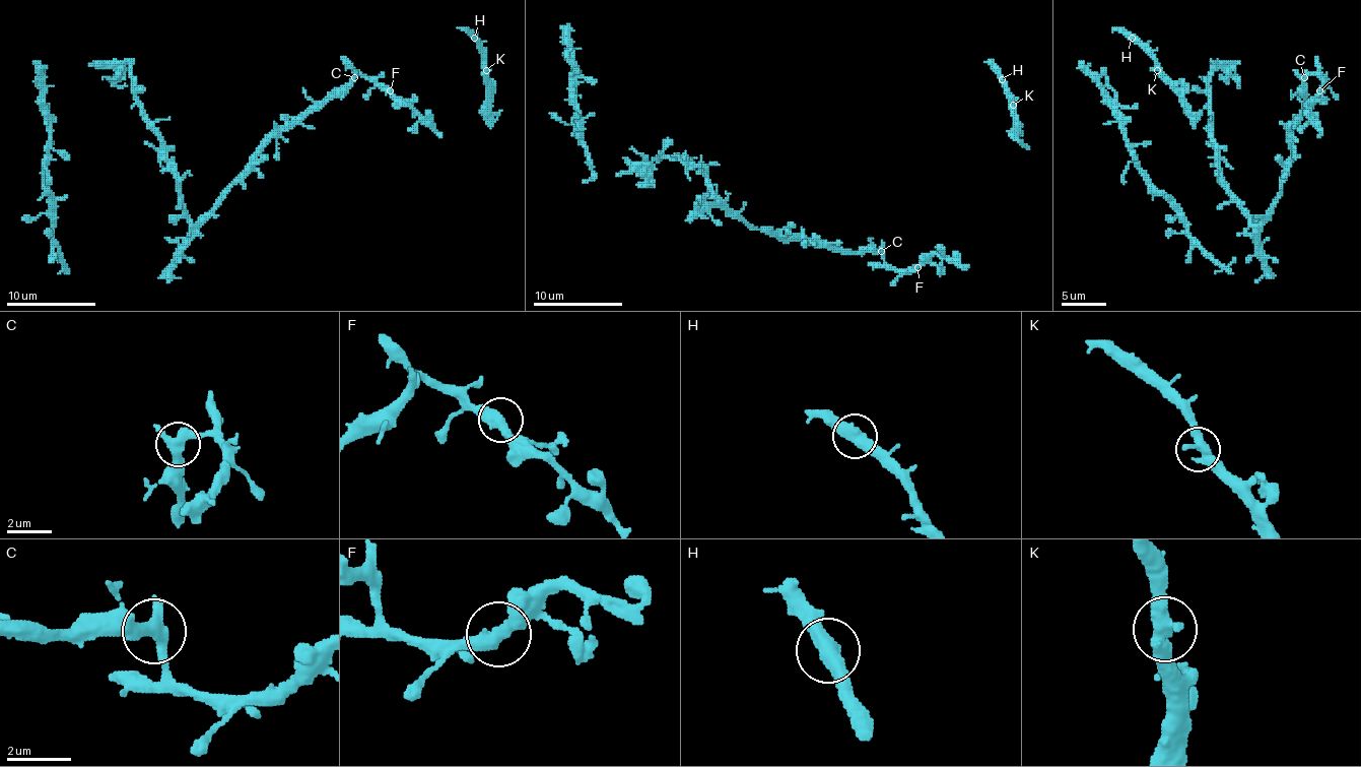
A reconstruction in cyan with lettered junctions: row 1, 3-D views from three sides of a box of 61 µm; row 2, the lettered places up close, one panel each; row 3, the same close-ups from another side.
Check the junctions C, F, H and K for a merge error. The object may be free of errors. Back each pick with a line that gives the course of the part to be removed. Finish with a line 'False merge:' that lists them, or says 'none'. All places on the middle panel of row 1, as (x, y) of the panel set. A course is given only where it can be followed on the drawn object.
False merge: C

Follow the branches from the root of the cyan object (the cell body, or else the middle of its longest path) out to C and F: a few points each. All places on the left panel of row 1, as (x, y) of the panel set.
C: (207, 215), (220, 193), (272, 137), (321, 108), (354, 77)
F: (207, 215), (220, 193), (272, 137), (321, 108), (356, 74), (375, 79), (390, 90)

